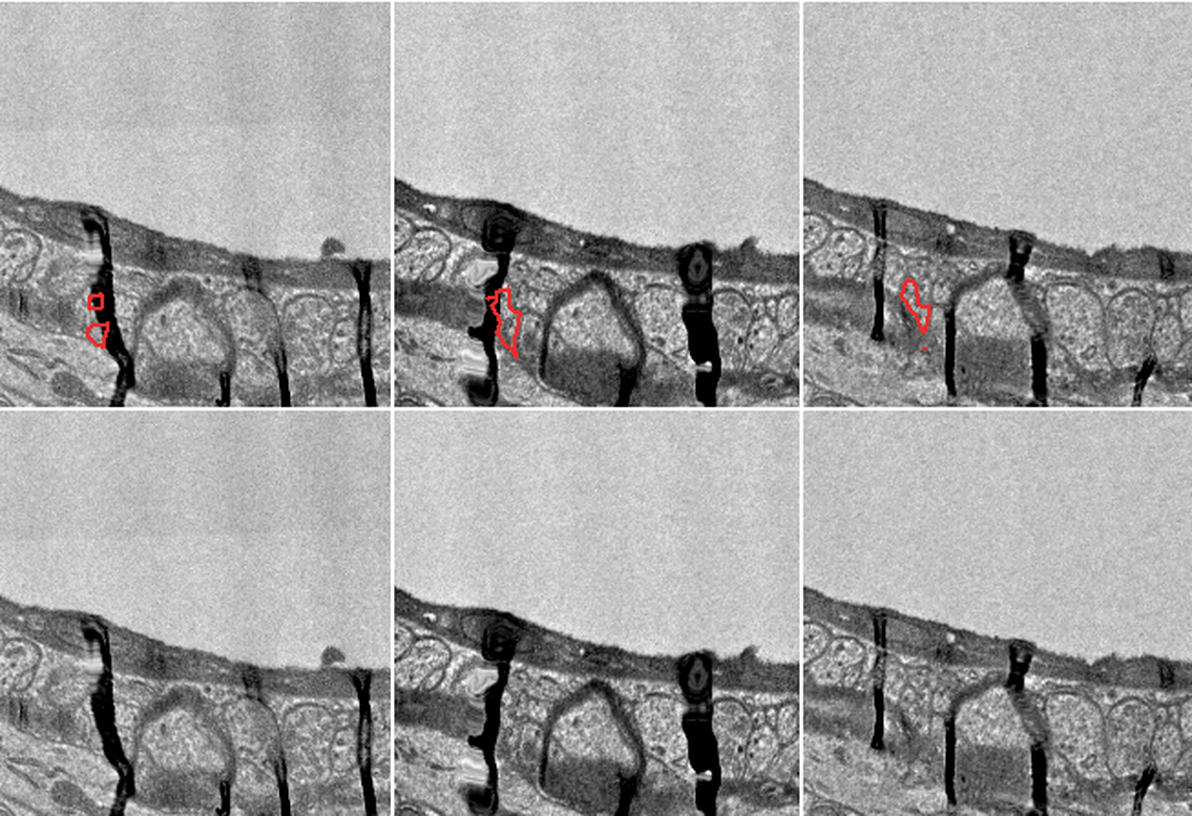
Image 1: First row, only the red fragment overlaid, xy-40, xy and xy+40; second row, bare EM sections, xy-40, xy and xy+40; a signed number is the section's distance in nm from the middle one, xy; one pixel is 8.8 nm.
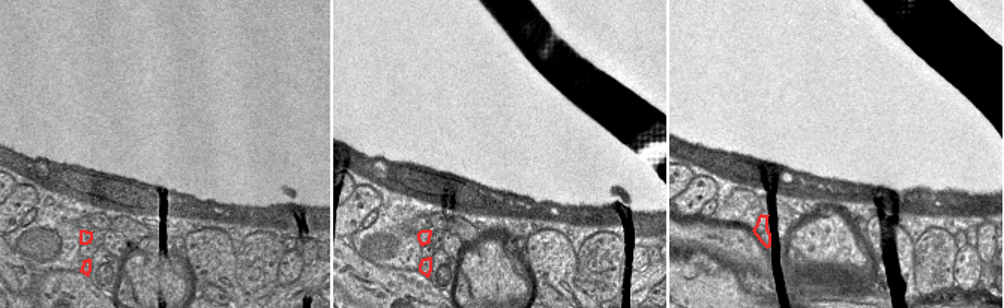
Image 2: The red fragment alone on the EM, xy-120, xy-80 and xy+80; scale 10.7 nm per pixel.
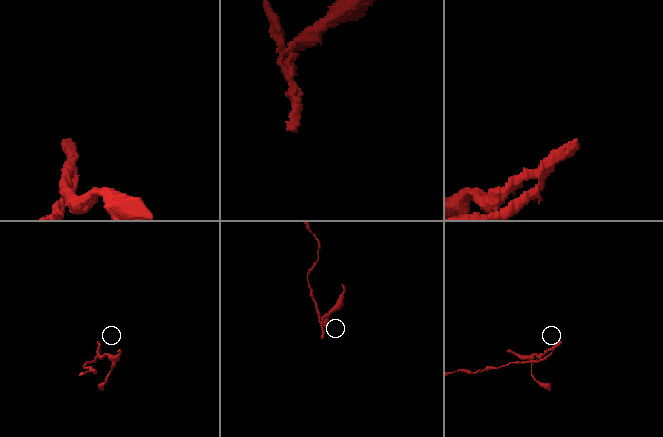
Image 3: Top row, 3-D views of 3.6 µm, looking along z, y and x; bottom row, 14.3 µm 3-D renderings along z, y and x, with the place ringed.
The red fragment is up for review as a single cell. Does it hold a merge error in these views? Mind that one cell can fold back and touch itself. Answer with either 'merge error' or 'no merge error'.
merge error

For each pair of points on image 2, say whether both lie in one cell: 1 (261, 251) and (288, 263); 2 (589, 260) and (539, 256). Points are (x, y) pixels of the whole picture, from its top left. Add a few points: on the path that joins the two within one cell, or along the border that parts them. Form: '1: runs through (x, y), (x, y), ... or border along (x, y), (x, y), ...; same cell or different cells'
1: border along (287, 253), (279, 263), (276, 284); different cells
2: border along (575, 254), (575, 284), (584, 292); different cells

